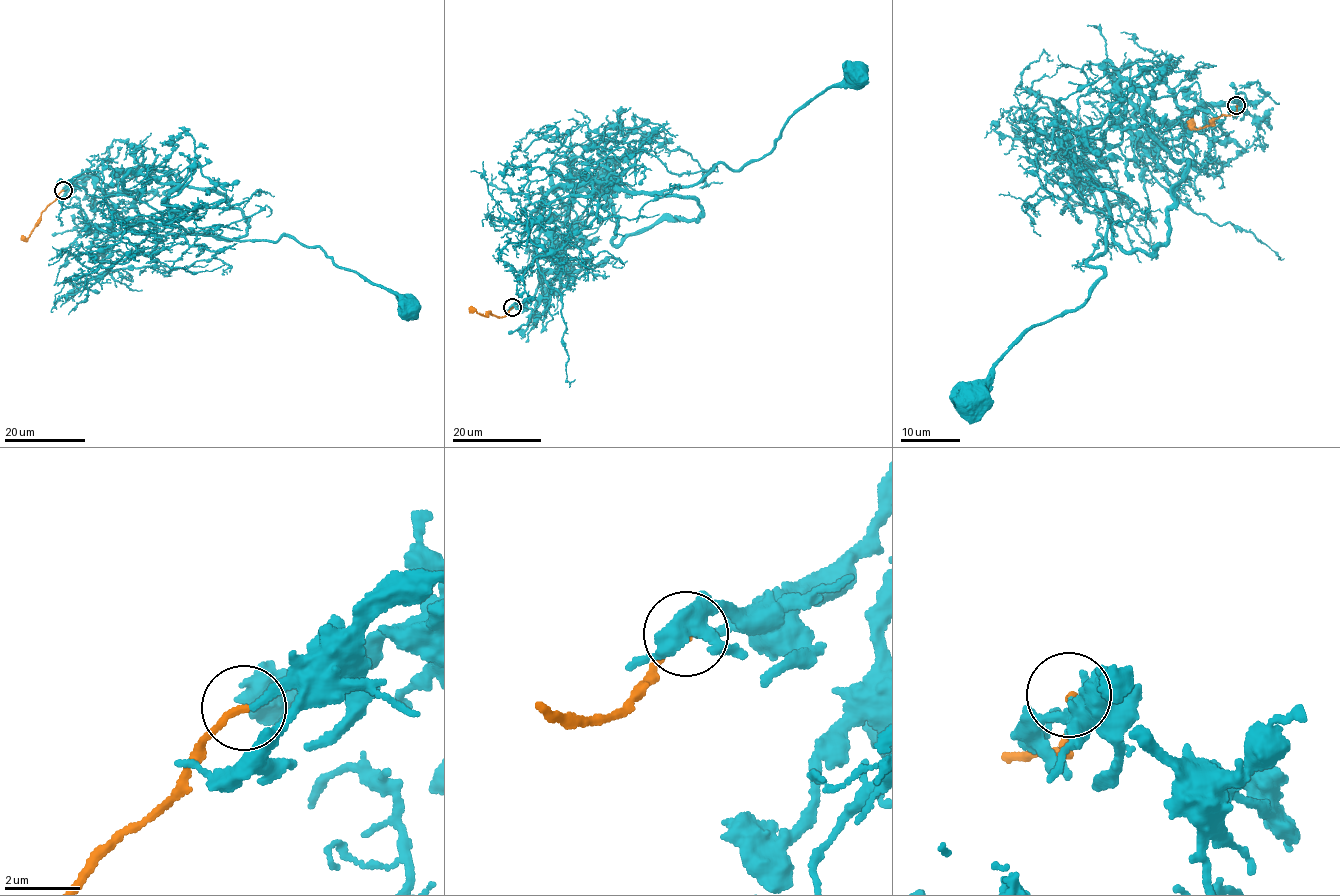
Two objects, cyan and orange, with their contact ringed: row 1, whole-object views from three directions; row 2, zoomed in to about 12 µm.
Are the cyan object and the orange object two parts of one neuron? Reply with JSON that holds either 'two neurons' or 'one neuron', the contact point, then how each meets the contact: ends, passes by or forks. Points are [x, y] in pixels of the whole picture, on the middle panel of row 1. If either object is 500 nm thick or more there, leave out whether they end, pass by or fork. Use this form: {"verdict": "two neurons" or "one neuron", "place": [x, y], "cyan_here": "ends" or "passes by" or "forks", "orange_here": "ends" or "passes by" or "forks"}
{"verdict": "one neuron", "place": [512, 307], "cyan_here": "ends", "orange_here": "ends"}

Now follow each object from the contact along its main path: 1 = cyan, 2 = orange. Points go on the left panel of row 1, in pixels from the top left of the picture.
1: (63, 190), (88, 175), (109, 194), (136, 199), (97, 224), (115, 235), (291, 236), (408, 303)
2: (63, 190), (44, 209), (31, 234), (21, 239)

